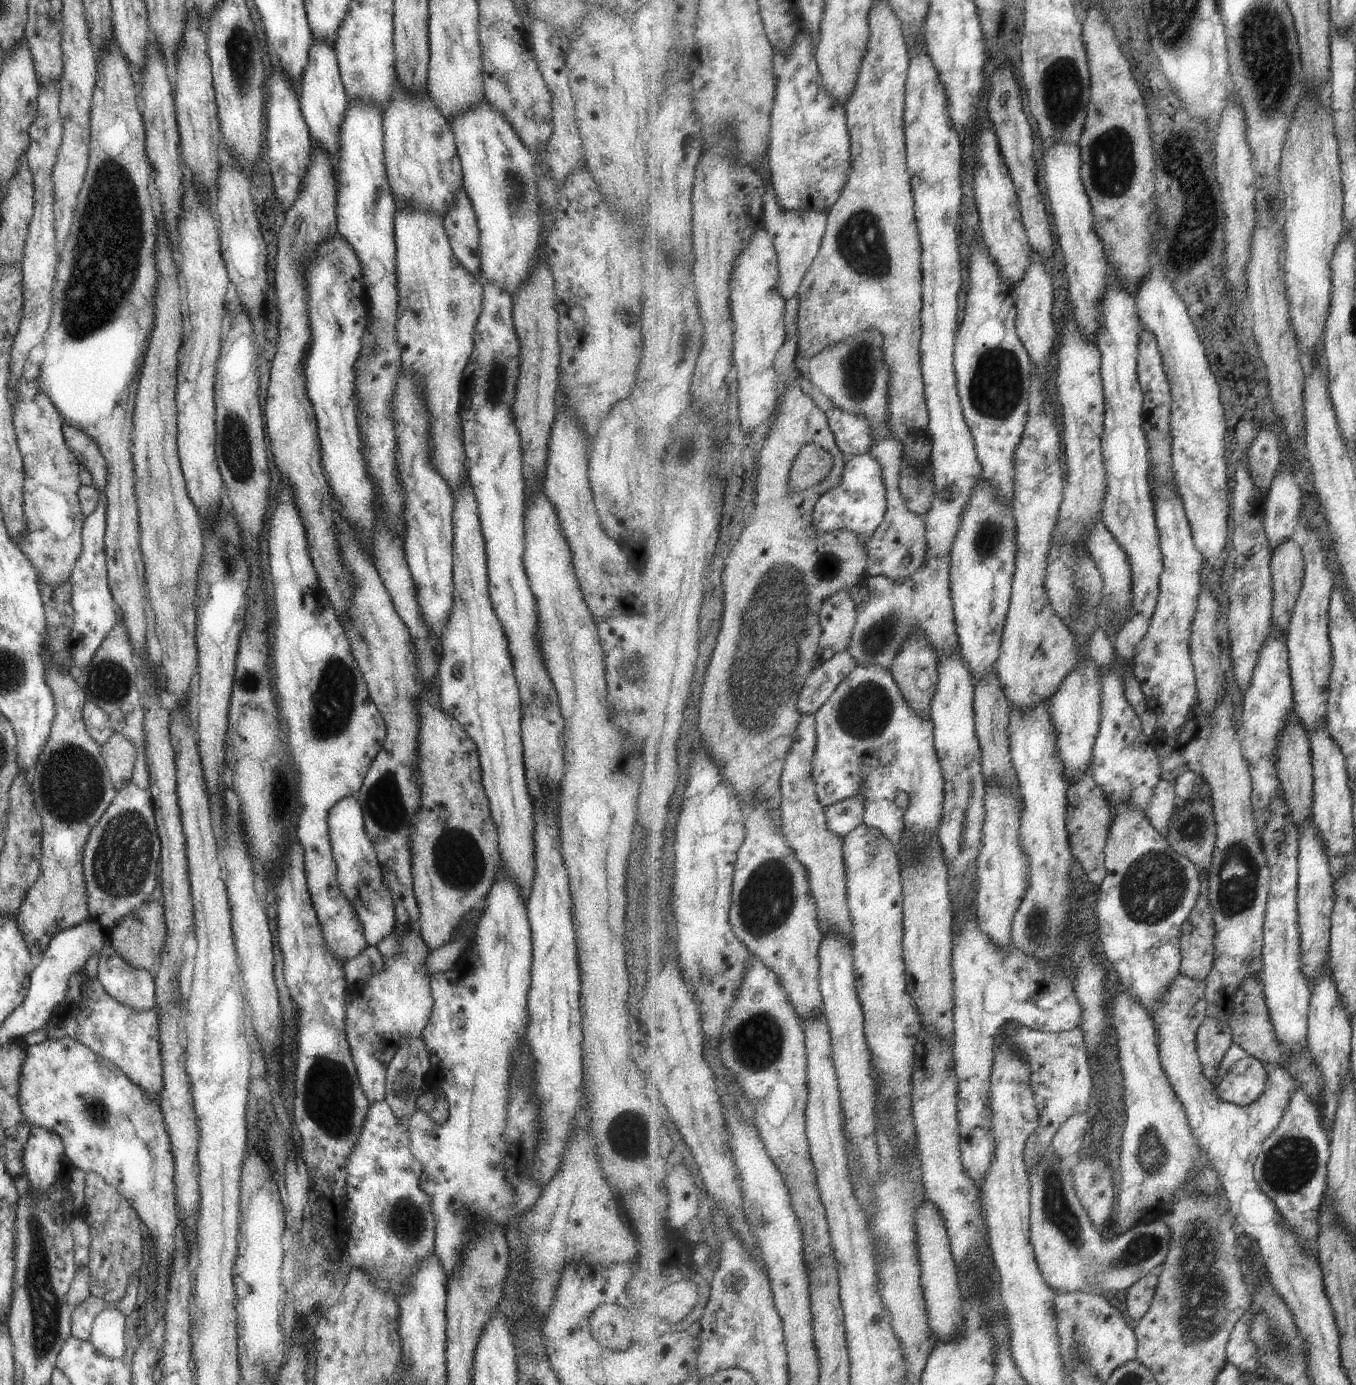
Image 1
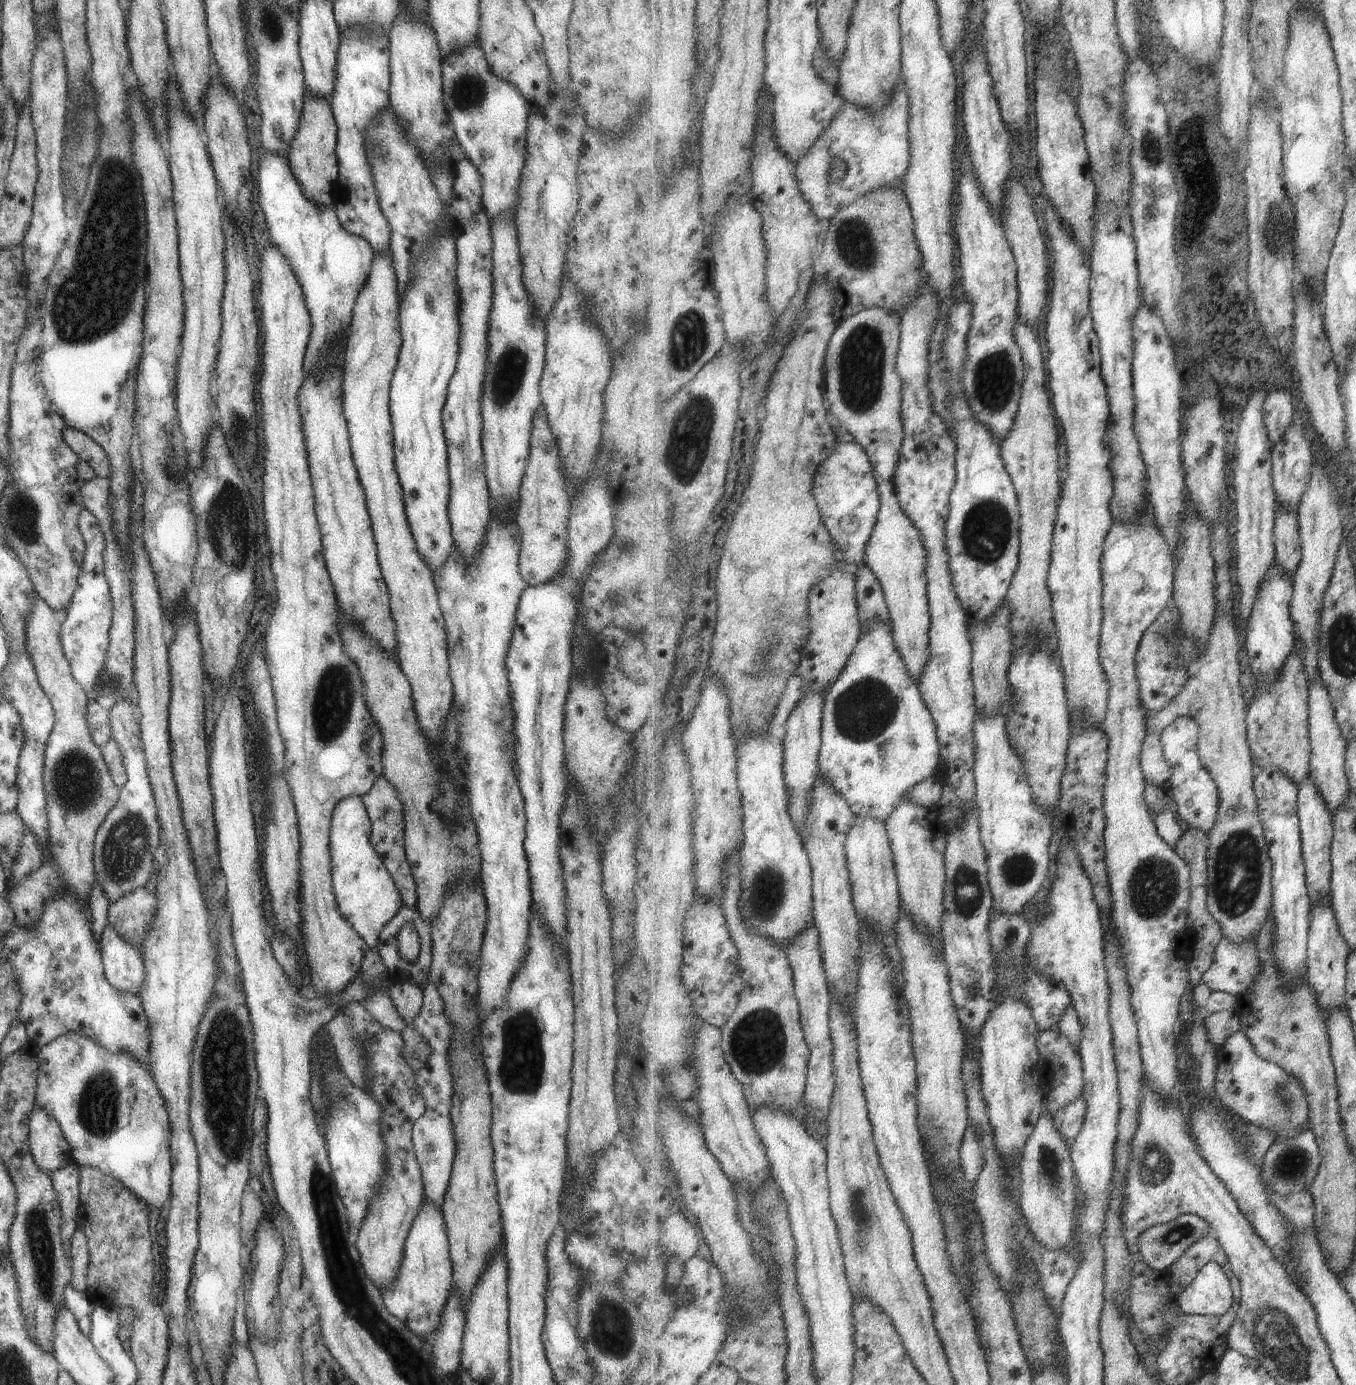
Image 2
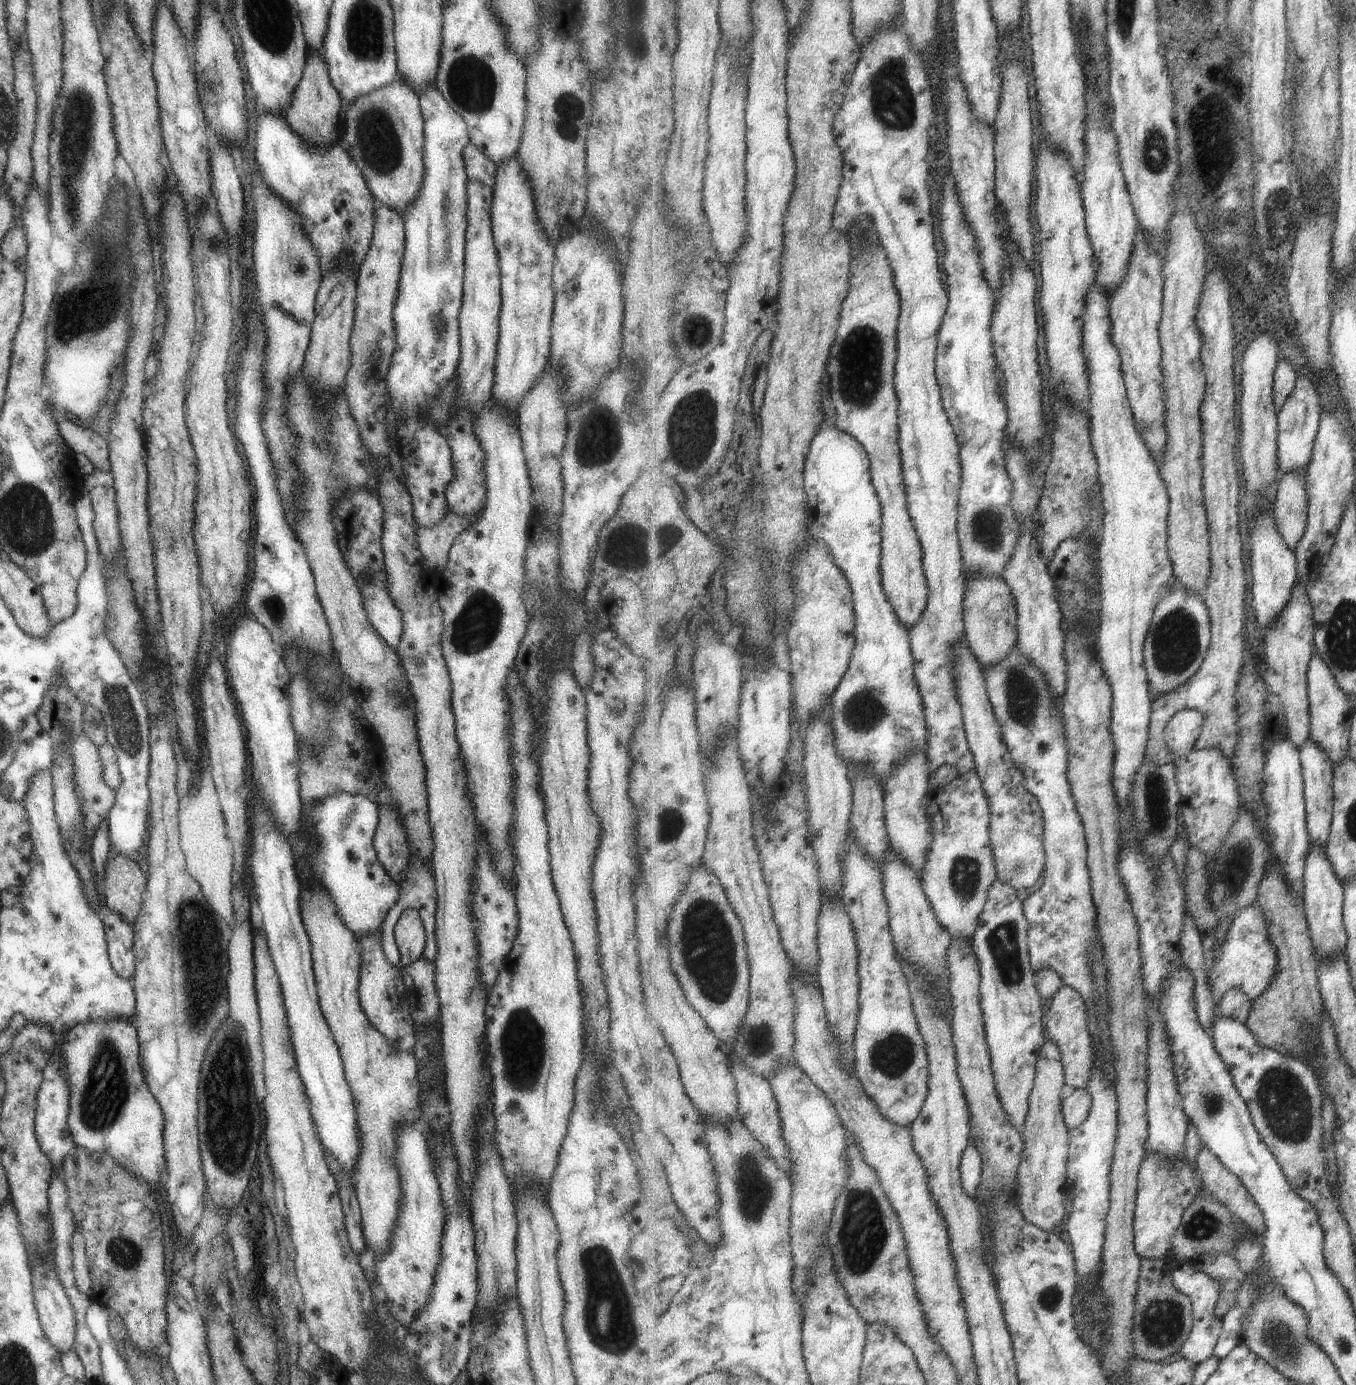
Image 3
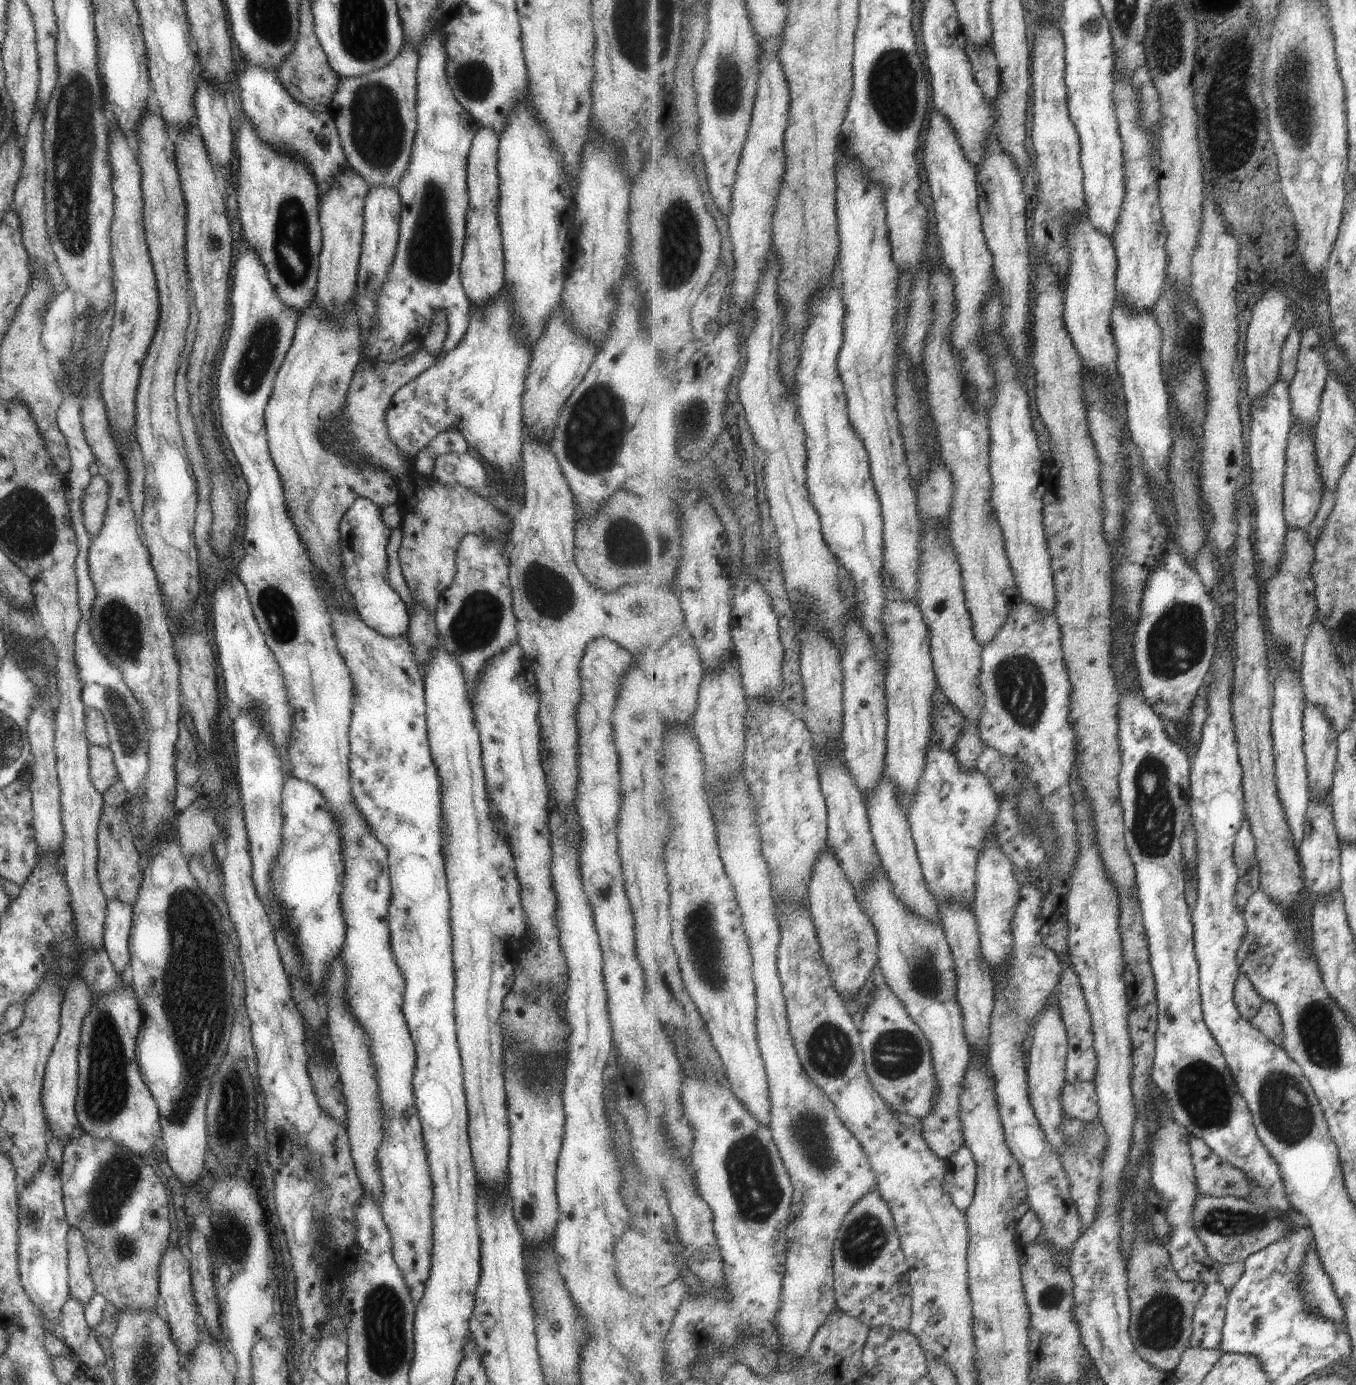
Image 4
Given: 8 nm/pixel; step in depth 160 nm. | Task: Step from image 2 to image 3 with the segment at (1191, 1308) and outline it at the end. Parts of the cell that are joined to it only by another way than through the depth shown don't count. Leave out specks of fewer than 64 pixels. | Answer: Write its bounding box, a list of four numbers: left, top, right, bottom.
[1170,1261,1224,1364]

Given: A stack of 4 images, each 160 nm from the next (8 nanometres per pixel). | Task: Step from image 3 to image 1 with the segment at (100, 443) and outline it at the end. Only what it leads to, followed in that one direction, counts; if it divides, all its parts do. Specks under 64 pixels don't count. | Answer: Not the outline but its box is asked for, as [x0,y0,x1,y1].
[62,422,106,490]

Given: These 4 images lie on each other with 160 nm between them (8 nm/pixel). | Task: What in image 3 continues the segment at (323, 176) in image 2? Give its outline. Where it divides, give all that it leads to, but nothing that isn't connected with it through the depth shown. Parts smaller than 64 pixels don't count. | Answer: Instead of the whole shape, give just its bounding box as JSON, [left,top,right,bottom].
[284,52,342,149]

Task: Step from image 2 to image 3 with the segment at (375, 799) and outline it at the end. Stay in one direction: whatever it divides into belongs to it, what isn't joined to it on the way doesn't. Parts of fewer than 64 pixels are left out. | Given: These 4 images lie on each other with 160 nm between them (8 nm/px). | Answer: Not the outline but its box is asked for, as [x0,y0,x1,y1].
[372,806,408,884]

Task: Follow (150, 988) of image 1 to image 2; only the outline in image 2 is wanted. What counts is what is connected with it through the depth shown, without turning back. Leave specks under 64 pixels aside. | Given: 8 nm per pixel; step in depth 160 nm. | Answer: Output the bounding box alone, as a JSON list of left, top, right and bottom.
[99,924,144,995]

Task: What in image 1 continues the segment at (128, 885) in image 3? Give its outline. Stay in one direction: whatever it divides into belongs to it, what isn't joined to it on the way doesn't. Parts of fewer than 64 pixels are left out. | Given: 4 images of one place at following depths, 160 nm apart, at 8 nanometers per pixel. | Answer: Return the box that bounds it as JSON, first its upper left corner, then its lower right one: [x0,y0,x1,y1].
[108,899,166,970]

